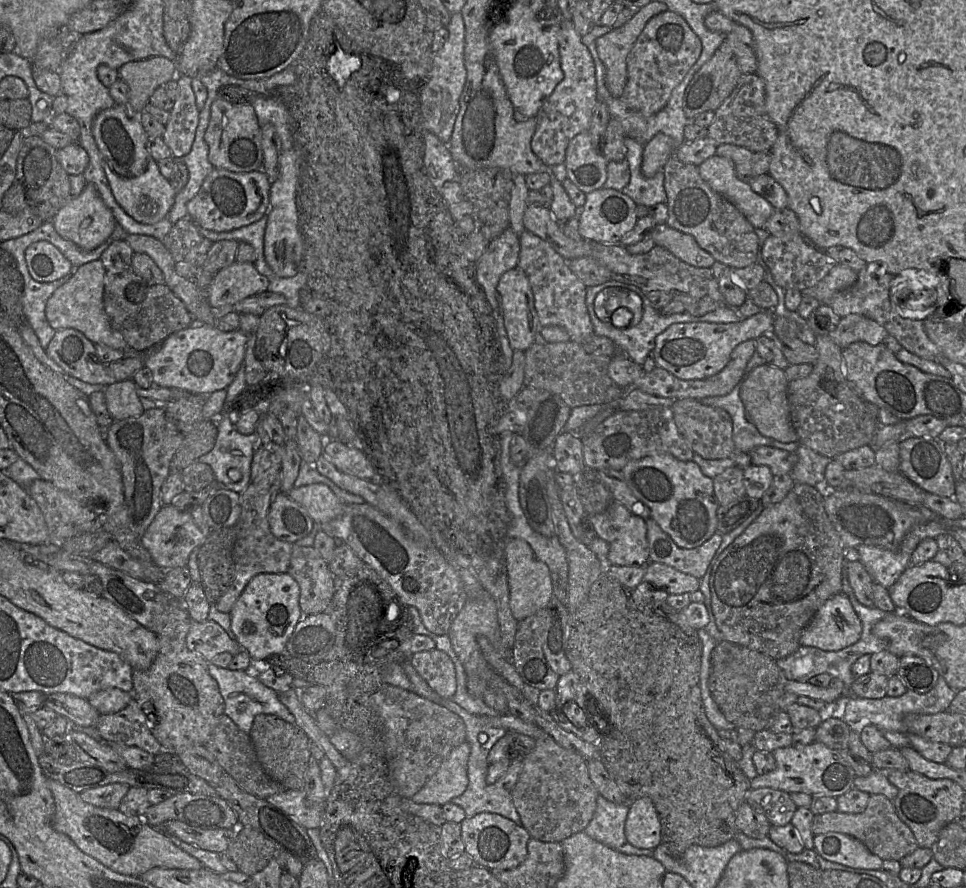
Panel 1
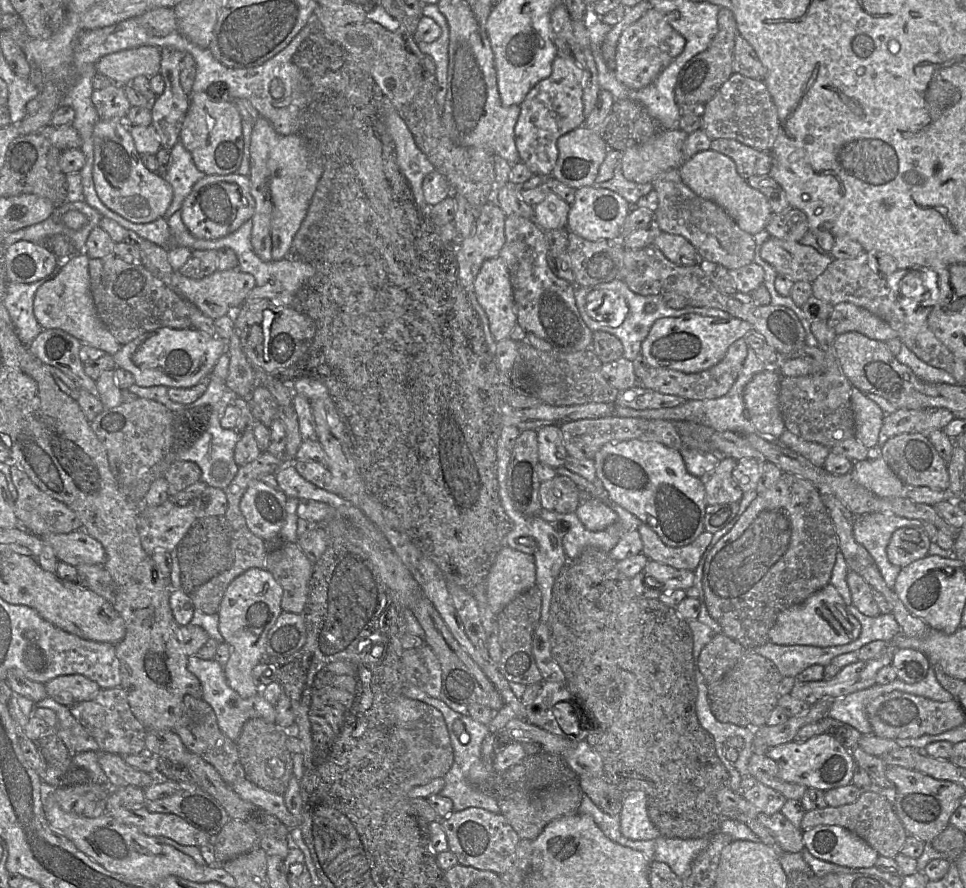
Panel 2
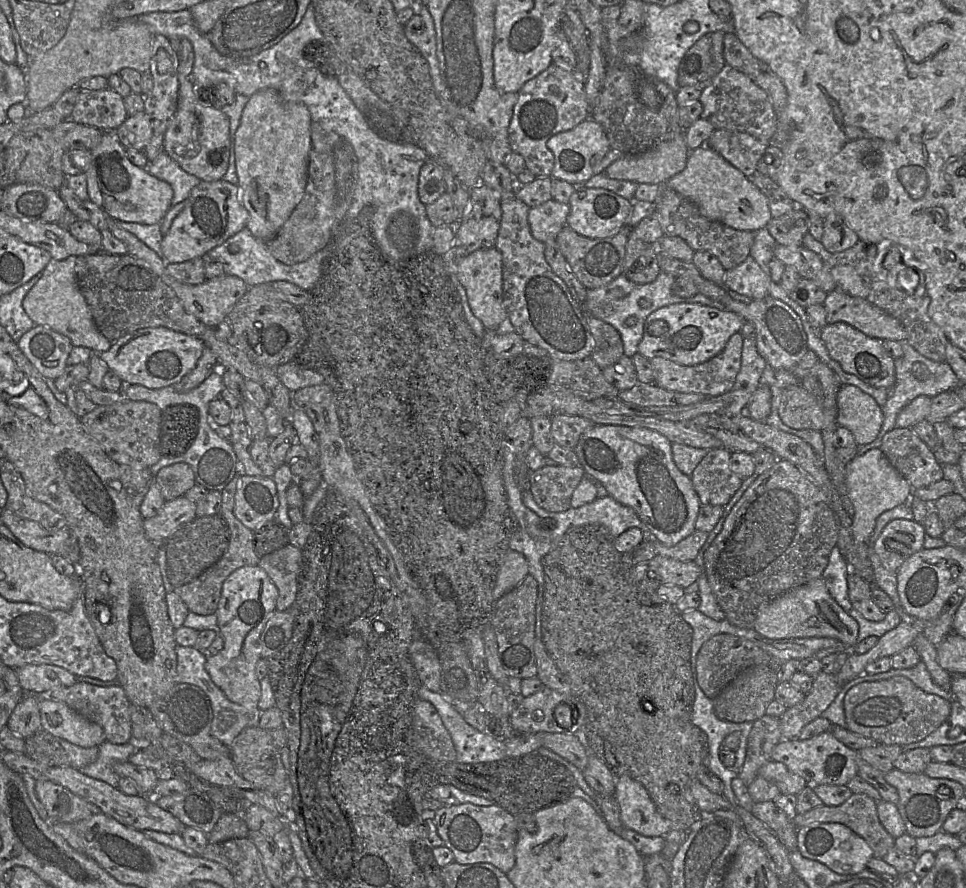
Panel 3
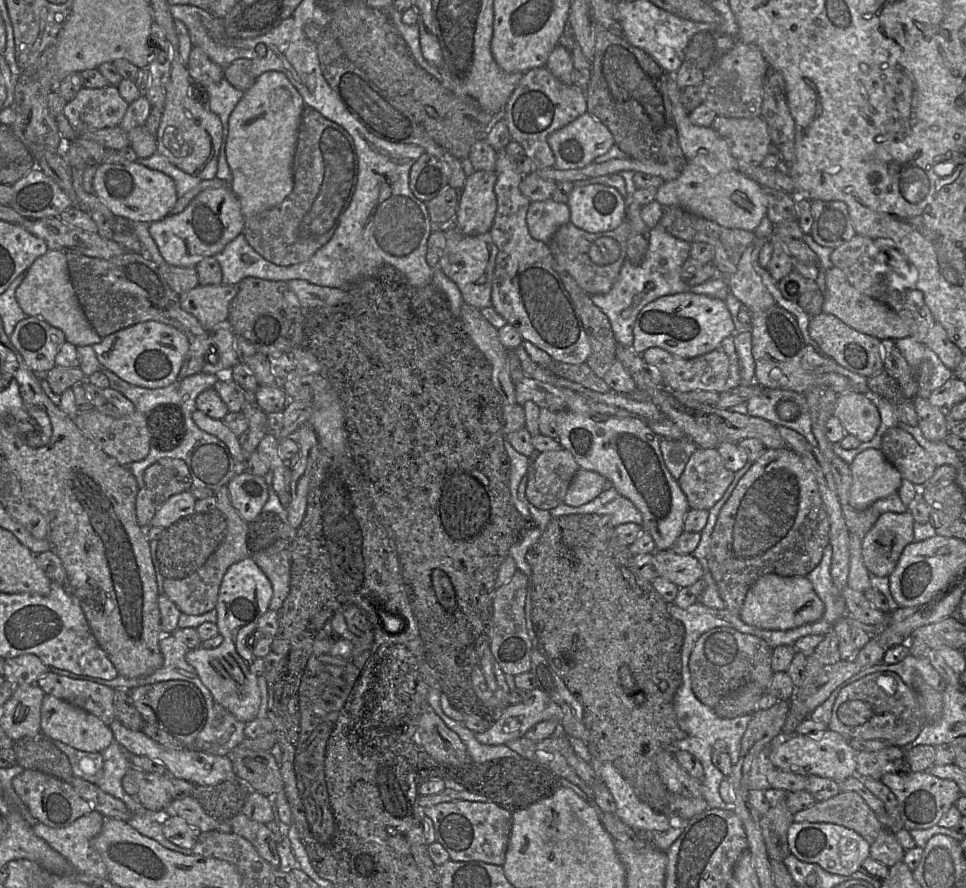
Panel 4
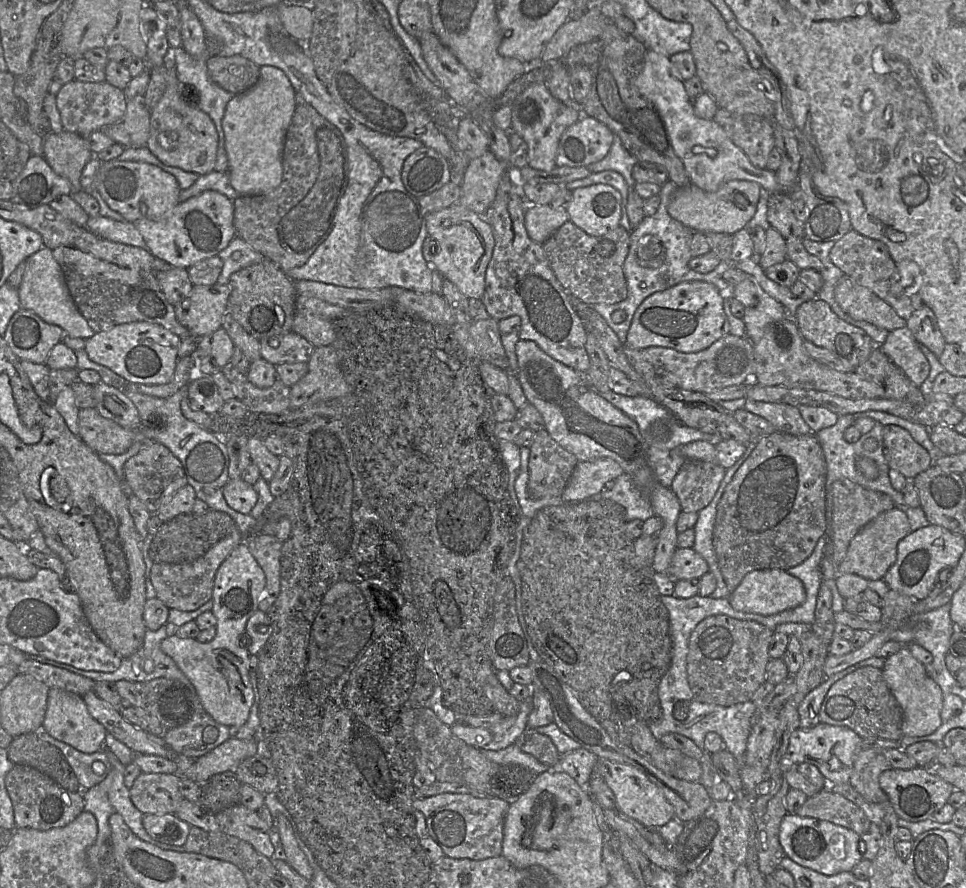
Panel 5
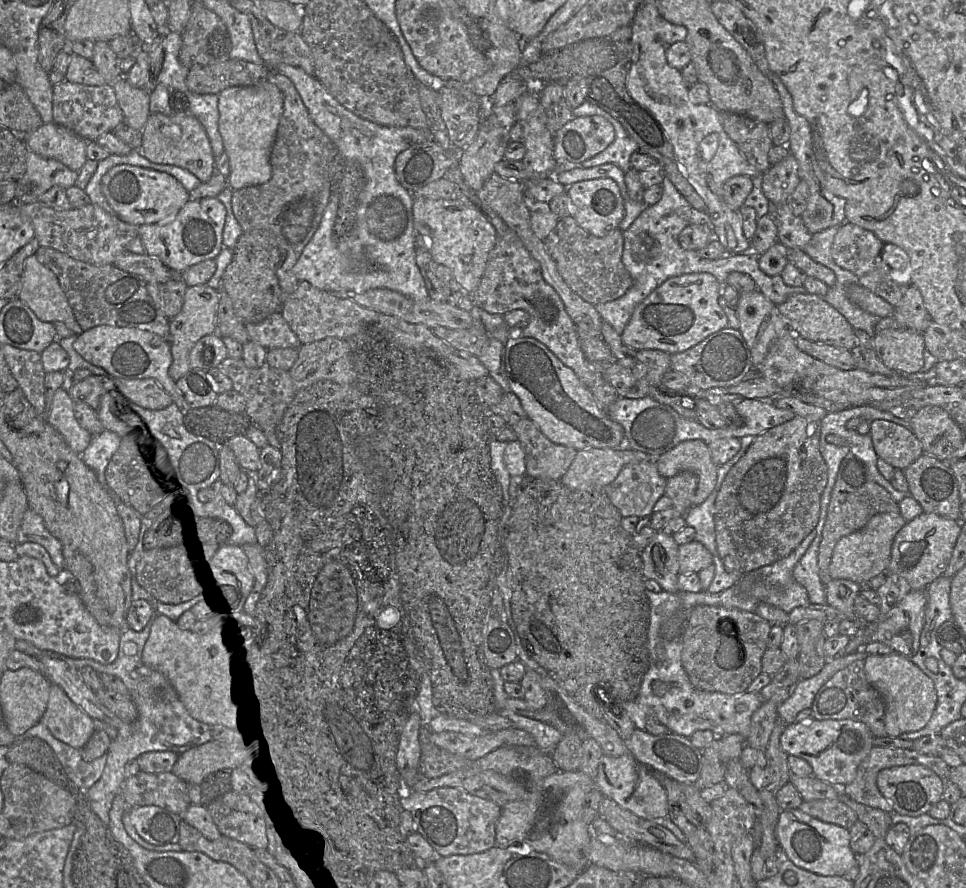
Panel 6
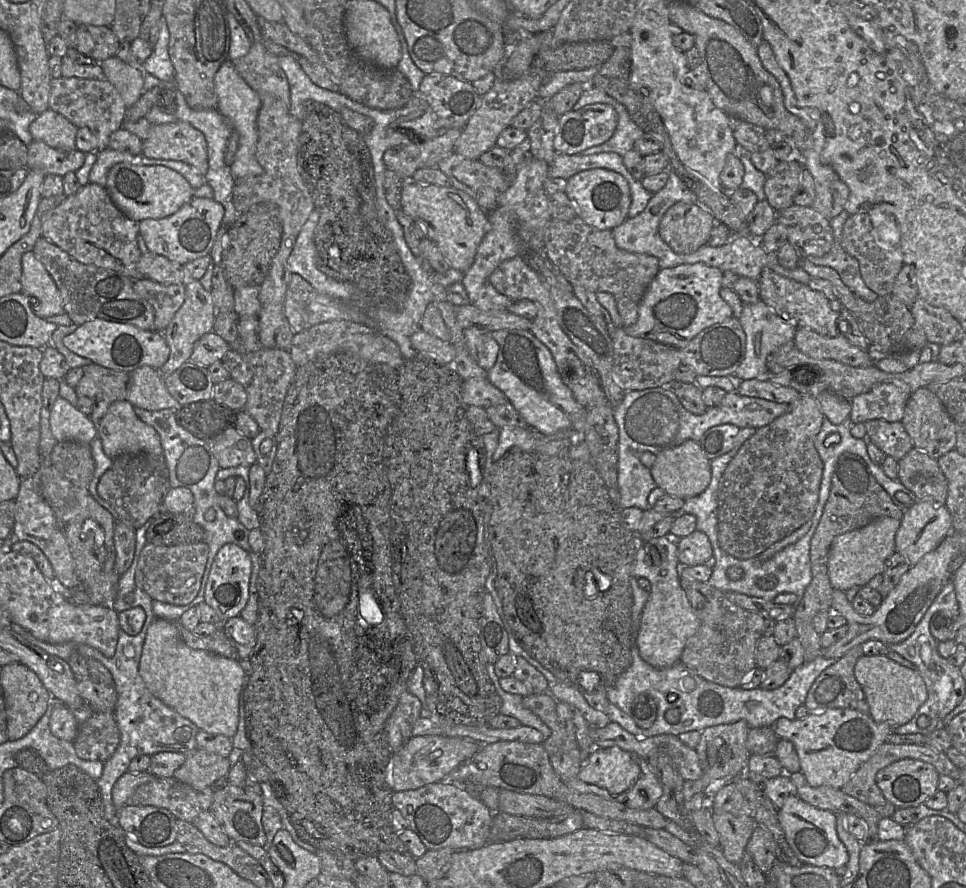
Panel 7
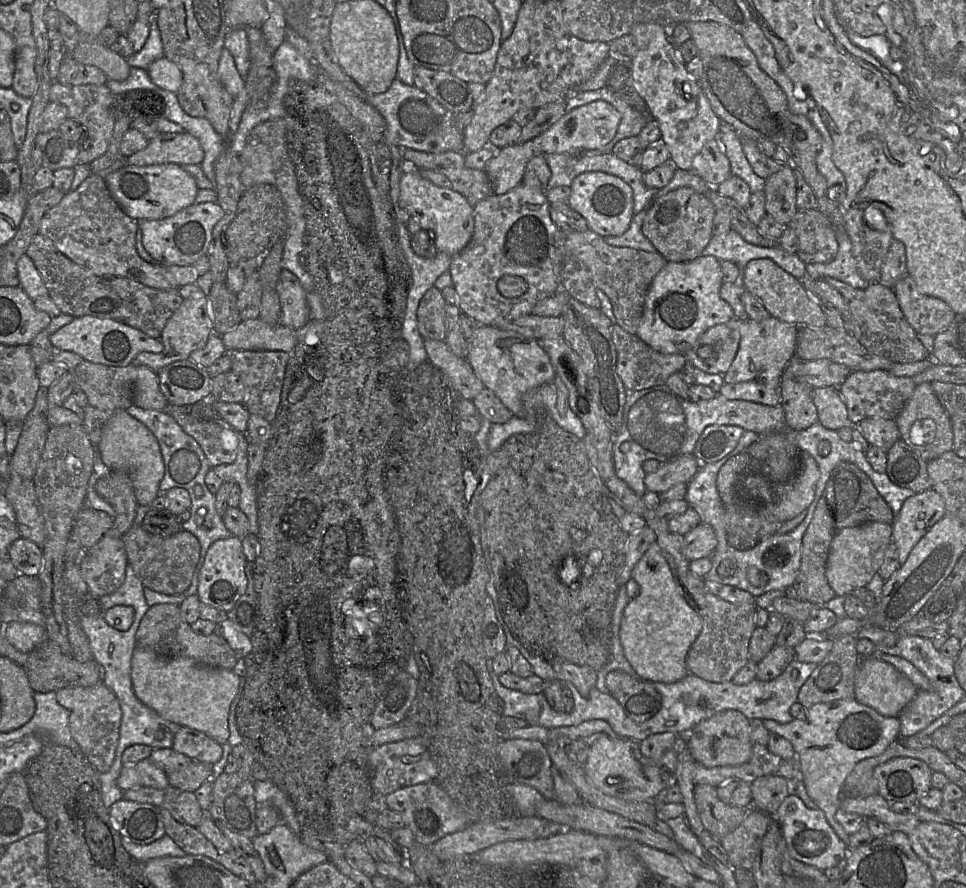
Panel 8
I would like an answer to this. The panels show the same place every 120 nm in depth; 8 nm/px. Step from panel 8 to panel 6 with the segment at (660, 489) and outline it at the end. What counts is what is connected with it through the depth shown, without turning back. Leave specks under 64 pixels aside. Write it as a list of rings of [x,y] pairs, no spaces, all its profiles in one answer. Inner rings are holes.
[[[703,440],[683,441],[656,457],[655,462],[659,473],[667,479],[684,470],[698,476],[694,505],[704,502],[716,486],[718,466],[713,462],[709,446]]]

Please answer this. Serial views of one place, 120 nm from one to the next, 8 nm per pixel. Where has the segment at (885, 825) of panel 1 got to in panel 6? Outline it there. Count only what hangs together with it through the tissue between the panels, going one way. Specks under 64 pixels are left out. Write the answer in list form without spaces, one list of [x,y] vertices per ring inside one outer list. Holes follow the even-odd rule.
[[[841,800],[804,801],[799,809],[823,822],[850,829],[857,821],[856,813]]]

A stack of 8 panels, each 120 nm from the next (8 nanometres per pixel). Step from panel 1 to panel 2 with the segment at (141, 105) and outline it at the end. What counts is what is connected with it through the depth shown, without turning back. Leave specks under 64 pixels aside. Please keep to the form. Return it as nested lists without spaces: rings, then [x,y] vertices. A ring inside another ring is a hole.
[[[141,46],[102,57],[96,63],[96,71],[123,87],[137,76],[150,79],[159,74],[160,62],[161,54],[157,47]]]

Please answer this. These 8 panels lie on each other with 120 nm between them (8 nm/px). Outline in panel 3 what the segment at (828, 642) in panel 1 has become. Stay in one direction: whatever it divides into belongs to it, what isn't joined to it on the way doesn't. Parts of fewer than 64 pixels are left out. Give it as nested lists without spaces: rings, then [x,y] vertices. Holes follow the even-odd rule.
[[[821,576],[765,604],[758,612],[754,629],[771,639],[830,637],[853,647],[858,642],[859,626],[833,599]]]

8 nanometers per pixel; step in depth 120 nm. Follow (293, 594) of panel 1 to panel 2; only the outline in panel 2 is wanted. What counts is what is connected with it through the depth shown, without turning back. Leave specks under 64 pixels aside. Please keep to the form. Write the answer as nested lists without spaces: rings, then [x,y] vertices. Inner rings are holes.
[[[250,568],[237,576],[227,587],[219,610],[219,631],[230,645],[231,653],[223,666],[230,688],[243,698],[259,693],[252,677],[253,668],[266,657],[266,638],[282,612],[283,590],[273,575],[265,568]]]

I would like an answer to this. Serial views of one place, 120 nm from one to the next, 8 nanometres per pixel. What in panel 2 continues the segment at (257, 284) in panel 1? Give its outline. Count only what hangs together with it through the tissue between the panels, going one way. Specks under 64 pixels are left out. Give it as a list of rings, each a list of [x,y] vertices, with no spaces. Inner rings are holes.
[[[216,270],[213,274],[202,279],[190,279],[172,273],[175,292],[183,299],[194,304],[205,316],[215,320],[225,315],[233,314],[245,301],[247,295],[256,286],[252,275],[232,270]]]

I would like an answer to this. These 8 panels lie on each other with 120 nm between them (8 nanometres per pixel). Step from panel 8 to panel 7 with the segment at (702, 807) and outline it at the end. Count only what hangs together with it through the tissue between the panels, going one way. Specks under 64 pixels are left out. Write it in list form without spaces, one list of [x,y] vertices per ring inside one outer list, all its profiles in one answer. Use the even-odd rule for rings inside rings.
[[[727,812],[713,813],[713,822],[725,858],[739,865],[746,853],[746,846],[756,826],[754,818],[736,816]]]

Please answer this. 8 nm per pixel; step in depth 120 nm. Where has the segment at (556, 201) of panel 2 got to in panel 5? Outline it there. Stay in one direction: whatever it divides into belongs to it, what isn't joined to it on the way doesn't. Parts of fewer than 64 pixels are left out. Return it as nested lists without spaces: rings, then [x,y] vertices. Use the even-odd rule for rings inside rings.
[[[529,205],[525,212],[525,229],[531,240],[543,244],[568,220],[566,209],[554,209],[550,205]]]

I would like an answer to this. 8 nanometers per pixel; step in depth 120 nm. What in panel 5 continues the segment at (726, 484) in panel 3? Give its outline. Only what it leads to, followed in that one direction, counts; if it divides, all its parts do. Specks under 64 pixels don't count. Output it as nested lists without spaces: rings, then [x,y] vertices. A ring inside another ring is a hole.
[[[686,460],[675,475],[670,489],[677,496],[682,512],[699,512],[706,507],[715,496],[726,469],[719,463],[702,460]]]

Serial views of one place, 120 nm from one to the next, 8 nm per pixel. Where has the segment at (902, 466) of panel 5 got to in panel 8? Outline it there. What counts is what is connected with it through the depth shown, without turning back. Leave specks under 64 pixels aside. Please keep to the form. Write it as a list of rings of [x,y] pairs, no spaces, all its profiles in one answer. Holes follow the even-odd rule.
[[[866,418],[857,424],[857,428],[869,445],[879,447],[885,452],[900,439],[899,430],[895,420]]]

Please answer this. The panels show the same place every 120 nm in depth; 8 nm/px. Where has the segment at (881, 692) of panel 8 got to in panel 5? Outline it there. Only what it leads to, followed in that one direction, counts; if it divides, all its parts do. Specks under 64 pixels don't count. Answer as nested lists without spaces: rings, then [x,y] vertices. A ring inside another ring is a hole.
[[[907,645],[885,659],[883,678],[903,711],[903,736],[925,736],[941,725],[942,691],[927,674],[925,666],[913,657]]]

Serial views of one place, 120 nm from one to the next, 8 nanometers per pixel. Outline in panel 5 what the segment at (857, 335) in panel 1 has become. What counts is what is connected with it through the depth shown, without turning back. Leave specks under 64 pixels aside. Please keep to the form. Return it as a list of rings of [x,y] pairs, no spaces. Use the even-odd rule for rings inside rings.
[[[844,274],[834,288],[835,299],[850,317],[888,332],[906,327],[906,320],[867,287]]]

